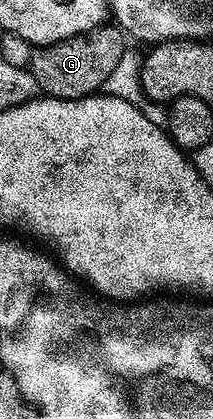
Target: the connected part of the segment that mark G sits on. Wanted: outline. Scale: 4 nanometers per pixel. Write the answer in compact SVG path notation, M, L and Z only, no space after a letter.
M103 25L91 31L68 37L64 41L34 47L29 71L36 77L38 90L52 99L82 99L101 92L111 82L120 65L120 57L128 49L128 39L121 27Z

